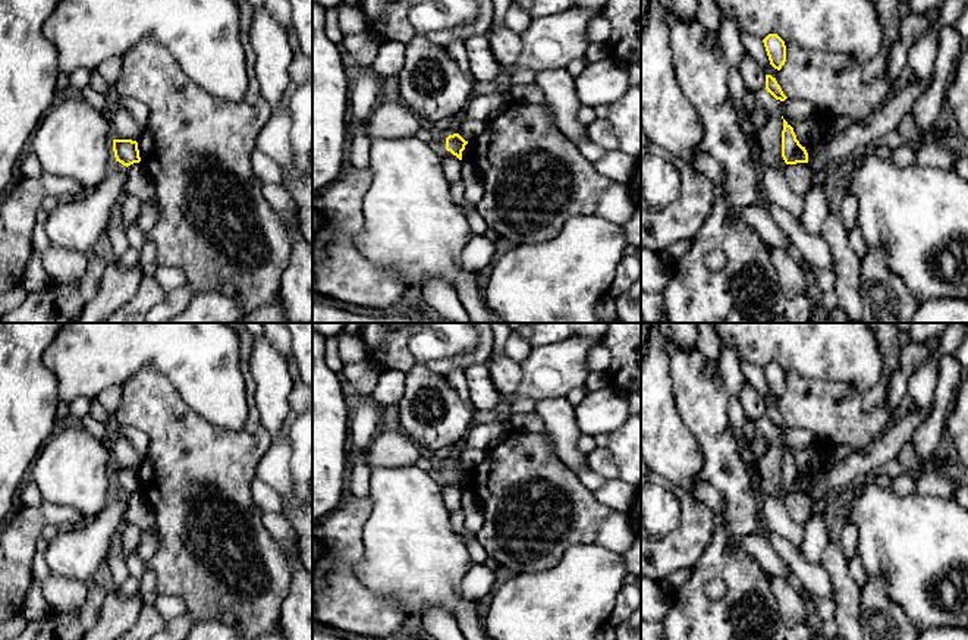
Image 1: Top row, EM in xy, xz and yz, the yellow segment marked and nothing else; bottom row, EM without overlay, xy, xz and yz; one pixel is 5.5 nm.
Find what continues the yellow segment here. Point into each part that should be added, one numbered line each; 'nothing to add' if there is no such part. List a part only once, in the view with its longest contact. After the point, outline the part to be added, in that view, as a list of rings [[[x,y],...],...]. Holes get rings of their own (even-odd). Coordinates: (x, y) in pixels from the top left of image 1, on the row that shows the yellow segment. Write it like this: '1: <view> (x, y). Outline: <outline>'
nothing to add

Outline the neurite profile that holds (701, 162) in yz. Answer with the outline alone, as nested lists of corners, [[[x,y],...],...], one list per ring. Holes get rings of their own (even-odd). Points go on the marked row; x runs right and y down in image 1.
[[[694,150],[691,153],[691,166],[704,175],[713,186],[722,186],[726,181],[723,167],[705,153]]]

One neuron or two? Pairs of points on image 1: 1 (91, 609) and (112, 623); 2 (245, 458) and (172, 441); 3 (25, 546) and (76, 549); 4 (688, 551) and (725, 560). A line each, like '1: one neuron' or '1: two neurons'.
1: two neurons
2: one neuron
3: two neurons
4: two neurons

